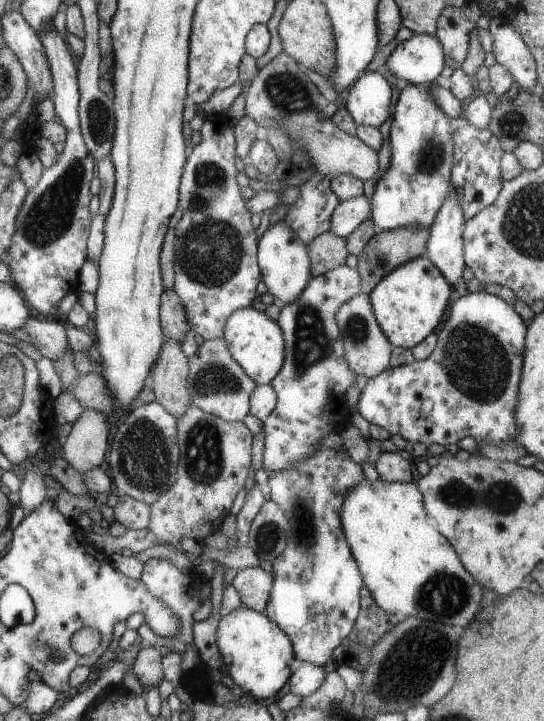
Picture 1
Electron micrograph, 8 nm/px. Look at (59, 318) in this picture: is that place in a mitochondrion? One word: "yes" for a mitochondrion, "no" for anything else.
no

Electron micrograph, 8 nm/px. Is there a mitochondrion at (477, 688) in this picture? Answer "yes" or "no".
no

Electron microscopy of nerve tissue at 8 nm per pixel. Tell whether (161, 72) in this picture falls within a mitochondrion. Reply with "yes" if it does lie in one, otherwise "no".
no

